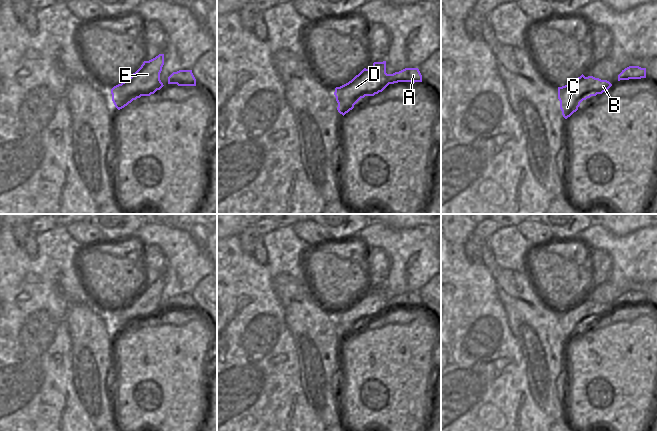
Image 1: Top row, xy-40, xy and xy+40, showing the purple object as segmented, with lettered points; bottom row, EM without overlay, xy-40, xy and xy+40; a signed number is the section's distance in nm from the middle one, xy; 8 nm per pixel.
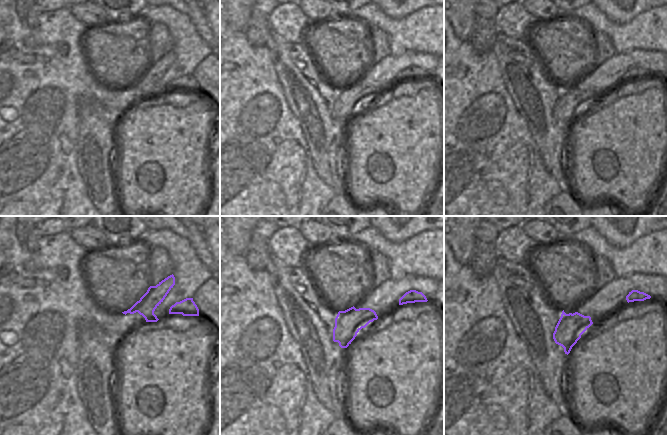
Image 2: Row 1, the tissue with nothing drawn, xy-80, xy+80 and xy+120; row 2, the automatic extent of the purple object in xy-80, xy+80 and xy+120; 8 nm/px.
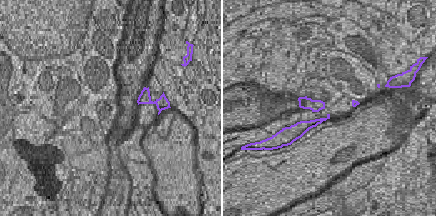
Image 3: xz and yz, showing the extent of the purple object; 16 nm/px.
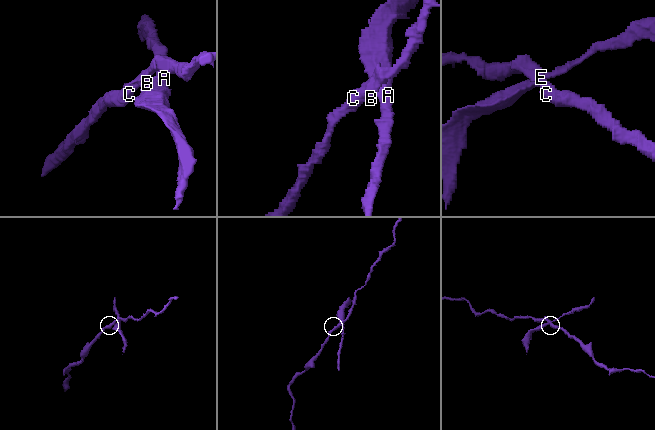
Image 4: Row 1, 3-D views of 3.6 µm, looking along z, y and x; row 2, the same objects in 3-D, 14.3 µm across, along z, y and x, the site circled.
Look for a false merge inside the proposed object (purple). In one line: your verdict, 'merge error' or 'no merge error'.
merge error

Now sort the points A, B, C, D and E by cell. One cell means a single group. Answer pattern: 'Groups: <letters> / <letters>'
Groups: A / B C D E

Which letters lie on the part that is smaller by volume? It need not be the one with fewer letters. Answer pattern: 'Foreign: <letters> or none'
Foreign: A

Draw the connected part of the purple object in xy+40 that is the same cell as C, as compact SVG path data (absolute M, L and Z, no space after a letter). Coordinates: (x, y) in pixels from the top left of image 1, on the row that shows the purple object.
M583 74L575 81L558 87L560 109L565 119L578 110L580 103L591 96L606 92L612 84L593 76L585 77Z

